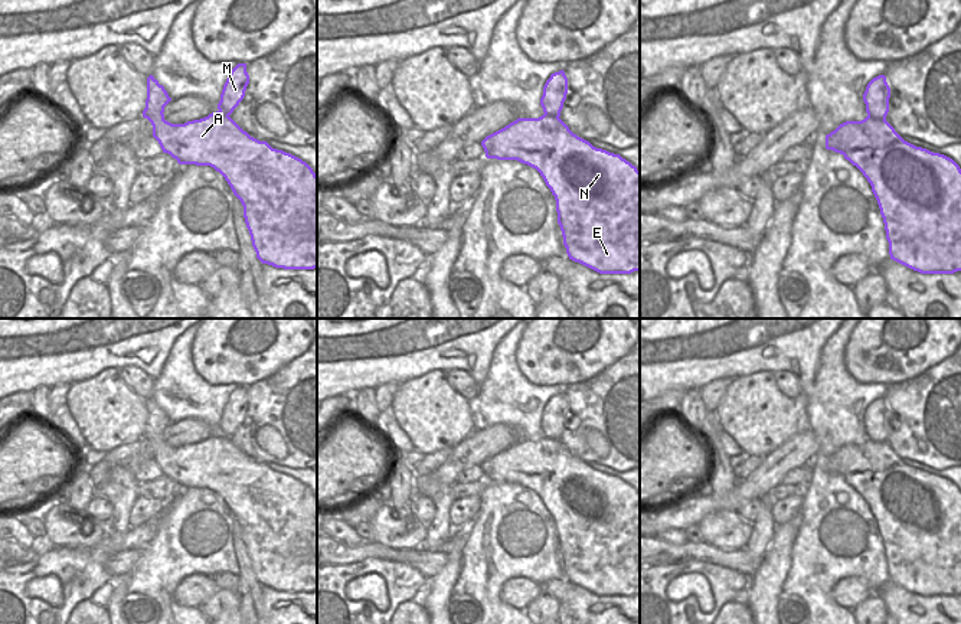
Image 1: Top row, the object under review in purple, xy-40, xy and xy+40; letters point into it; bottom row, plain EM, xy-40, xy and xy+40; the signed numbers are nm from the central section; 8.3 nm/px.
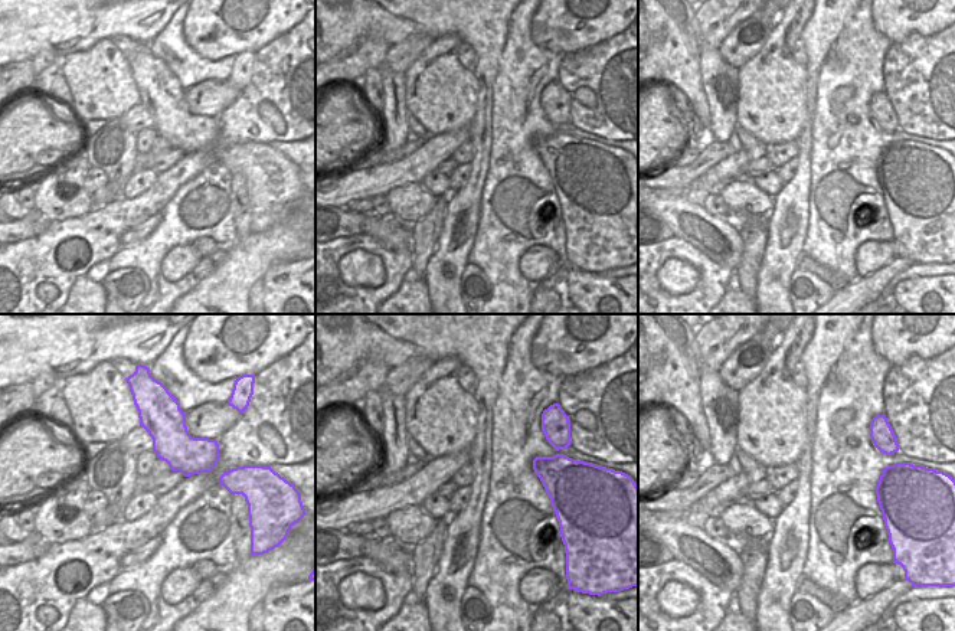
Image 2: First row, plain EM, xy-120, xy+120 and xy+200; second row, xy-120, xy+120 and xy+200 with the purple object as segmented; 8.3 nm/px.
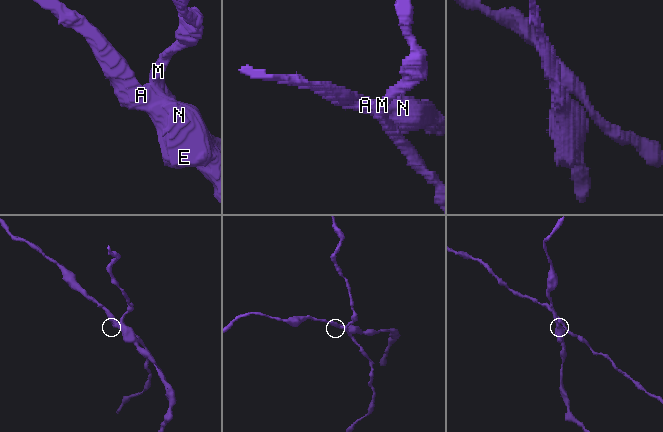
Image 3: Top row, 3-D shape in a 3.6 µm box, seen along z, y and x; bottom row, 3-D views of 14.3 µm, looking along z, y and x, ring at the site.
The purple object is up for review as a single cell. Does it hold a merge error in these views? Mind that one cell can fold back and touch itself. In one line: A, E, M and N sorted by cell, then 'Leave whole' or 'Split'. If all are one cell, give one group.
Groups: A E N / M. Split

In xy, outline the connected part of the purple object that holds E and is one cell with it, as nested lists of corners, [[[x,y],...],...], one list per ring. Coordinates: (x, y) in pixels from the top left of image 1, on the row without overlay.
[[[543,437],[539,441],[517,441],[487,458],[481,468],[487,481],[517,483],[536,491],[556,523],[558,546],[569,582],[599,597],[640,594],[640,494],[620,477],[594,470],[573,457],[560,442]]]

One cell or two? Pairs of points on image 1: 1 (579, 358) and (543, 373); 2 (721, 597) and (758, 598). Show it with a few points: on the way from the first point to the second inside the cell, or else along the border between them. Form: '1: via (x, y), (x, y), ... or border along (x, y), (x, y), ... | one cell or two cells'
1: via (571, 358), (552, 368) | one cell
2: border along (751, 578), (747, 585) | two cells

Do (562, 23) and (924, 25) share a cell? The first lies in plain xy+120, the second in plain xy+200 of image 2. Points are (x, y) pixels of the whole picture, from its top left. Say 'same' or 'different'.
same

